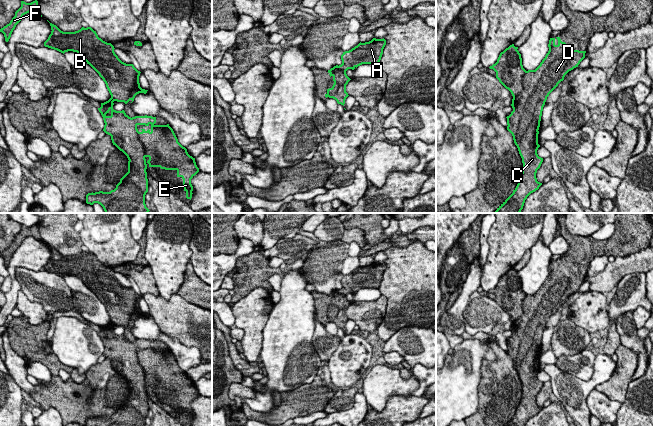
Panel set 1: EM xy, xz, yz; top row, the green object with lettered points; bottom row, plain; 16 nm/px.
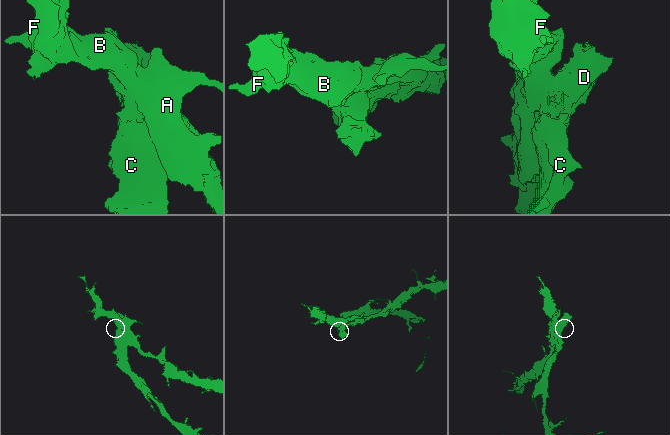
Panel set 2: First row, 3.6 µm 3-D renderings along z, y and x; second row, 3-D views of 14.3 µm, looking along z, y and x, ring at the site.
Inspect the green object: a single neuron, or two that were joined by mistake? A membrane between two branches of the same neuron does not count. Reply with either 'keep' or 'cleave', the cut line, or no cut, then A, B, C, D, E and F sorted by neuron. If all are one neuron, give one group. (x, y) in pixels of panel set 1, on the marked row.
cleave; cut in yz along (526, 71), (521, 80), (521, 90), (513, 98); A B E F / C D

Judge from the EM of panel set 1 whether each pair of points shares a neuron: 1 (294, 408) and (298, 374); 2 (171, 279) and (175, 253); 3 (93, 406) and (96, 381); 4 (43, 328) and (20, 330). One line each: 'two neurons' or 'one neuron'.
1: two neurons
2: one neuron
3: one neuron
4: one neuron

